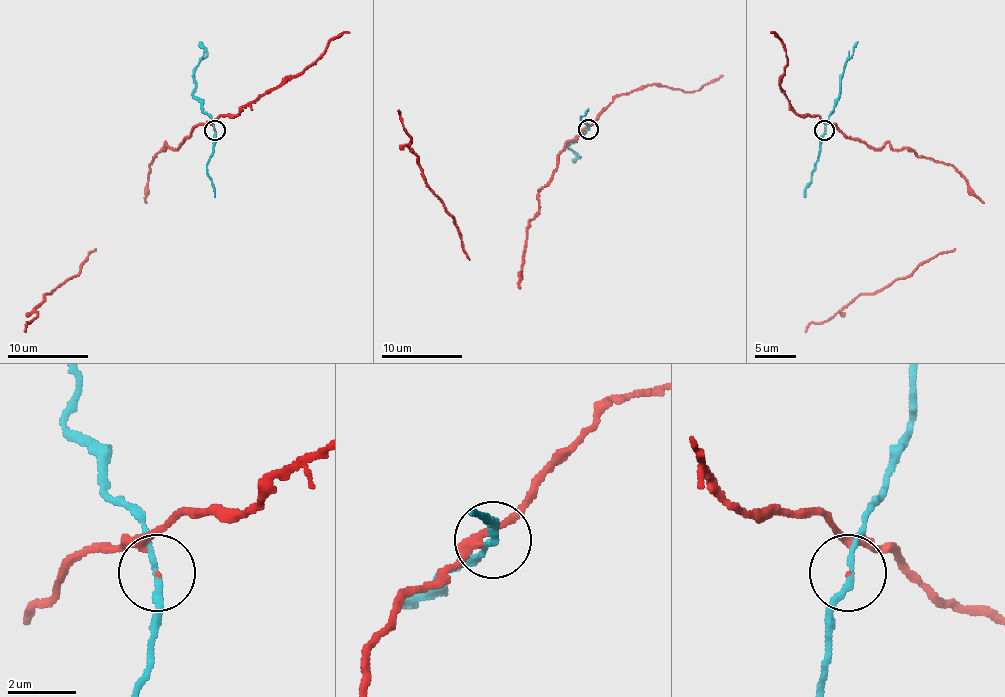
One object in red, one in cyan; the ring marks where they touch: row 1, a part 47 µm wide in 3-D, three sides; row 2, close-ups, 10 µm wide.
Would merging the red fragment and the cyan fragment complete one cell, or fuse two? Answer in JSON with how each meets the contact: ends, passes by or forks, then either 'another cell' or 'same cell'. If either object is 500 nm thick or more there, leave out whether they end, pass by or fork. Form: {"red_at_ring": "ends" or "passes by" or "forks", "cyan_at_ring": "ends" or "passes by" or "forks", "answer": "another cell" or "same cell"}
{"red_at_ring": "ends", "cyan_at_ring": "passes by", "answer": "another cell"}

